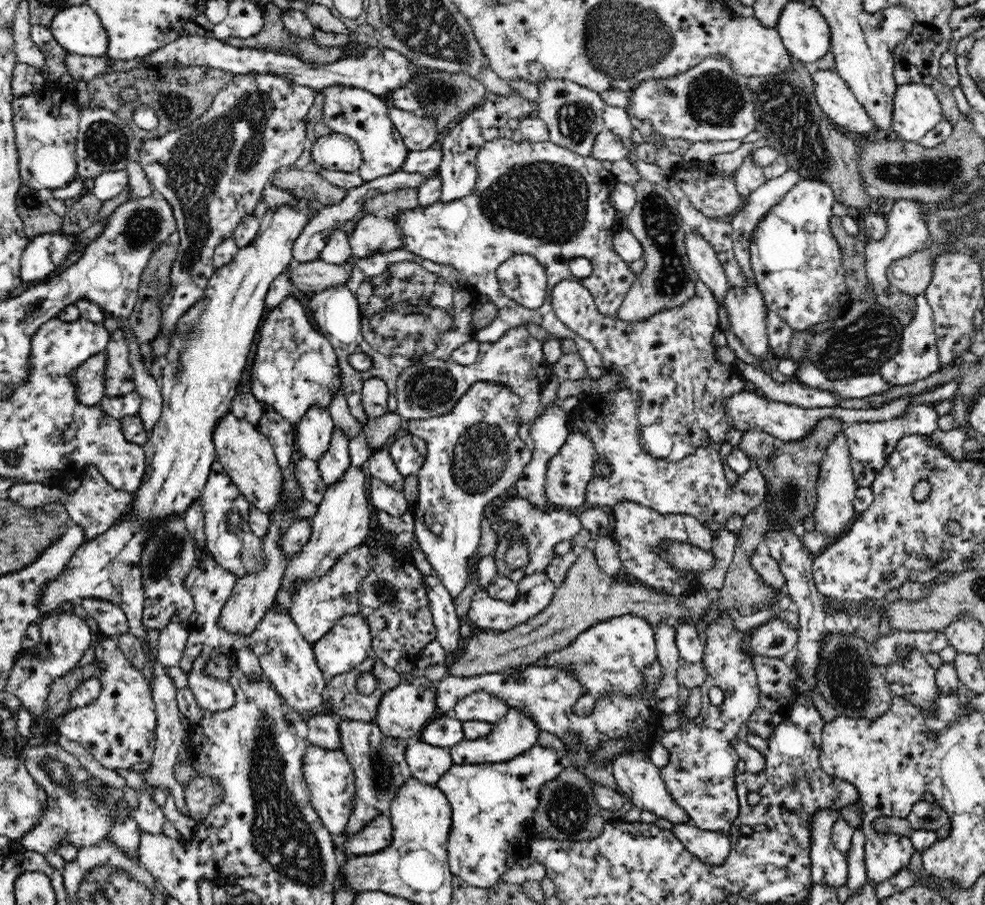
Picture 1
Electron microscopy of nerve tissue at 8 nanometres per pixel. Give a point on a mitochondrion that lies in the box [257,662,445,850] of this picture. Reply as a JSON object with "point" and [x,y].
{"point":[382,775]}

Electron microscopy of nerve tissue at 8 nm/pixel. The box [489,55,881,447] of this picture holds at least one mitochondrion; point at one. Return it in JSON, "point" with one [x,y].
{"point":[788,114]}

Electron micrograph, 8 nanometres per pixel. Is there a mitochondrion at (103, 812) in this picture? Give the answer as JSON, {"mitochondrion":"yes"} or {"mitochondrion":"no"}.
{"mitochondrion":"no"}

